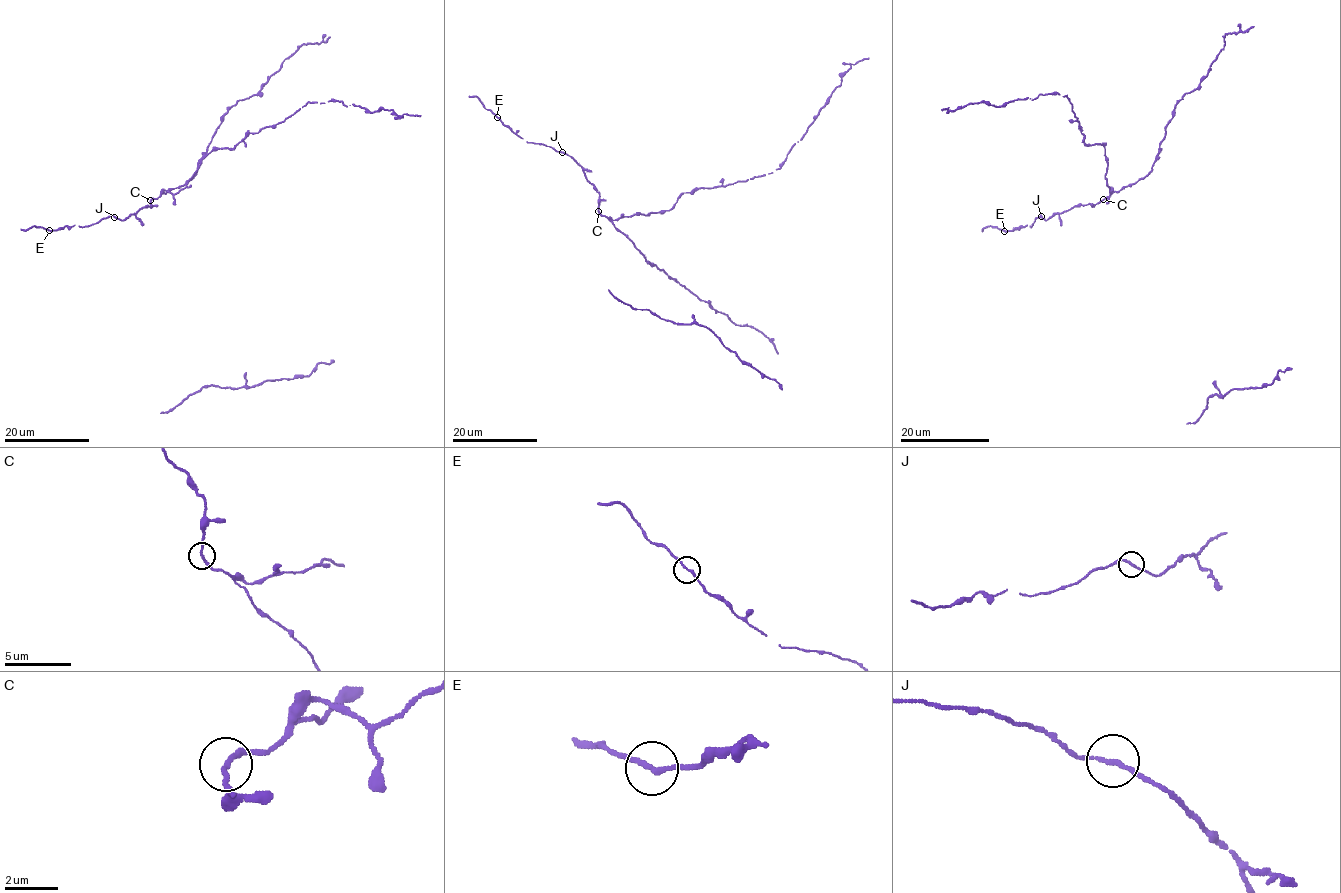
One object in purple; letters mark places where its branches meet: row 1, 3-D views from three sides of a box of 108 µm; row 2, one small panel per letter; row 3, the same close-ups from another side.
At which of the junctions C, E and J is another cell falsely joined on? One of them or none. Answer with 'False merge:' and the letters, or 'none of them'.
False merge: none of them

